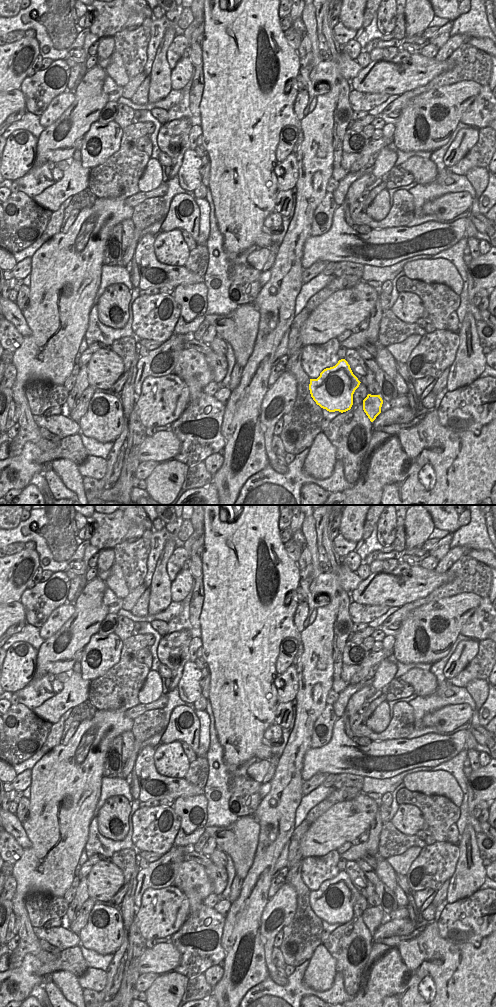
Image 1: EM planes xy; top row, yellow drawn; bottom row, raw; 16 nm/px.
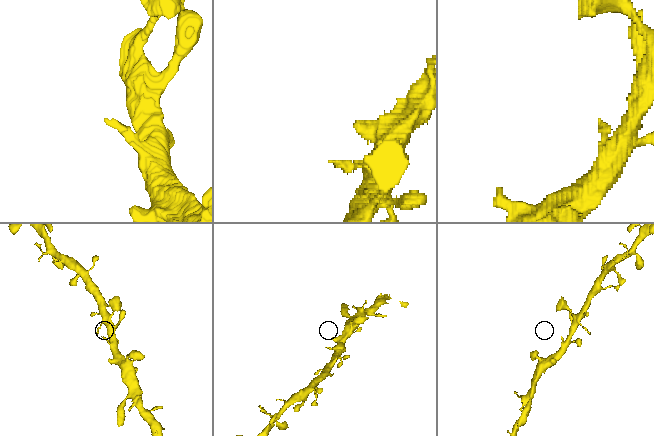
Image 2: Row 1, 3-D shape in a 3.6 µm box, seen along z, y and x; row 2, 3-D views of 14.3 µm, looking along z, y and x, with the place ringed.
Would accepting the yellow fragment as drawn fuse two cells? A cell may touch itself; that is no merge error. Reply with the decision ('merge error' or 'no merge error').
no merge error

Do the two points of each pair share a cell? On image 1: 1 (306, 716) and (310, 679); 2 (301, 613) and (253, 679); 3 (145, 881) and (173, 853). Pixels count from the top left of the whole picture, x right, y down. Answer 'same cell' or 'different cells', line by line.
1: same cell
2: different cells
3: same cell

